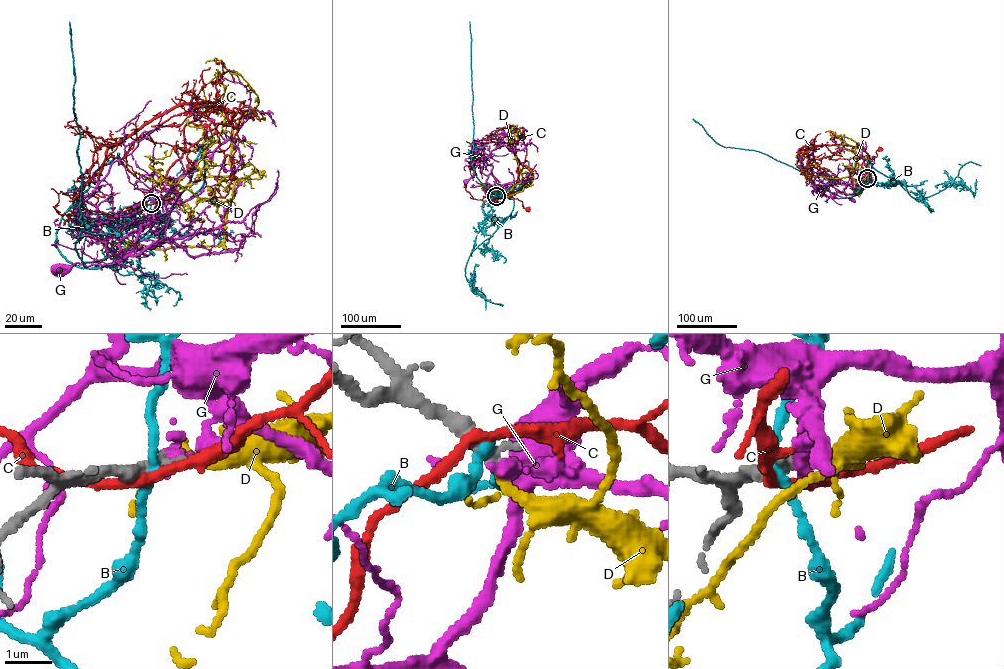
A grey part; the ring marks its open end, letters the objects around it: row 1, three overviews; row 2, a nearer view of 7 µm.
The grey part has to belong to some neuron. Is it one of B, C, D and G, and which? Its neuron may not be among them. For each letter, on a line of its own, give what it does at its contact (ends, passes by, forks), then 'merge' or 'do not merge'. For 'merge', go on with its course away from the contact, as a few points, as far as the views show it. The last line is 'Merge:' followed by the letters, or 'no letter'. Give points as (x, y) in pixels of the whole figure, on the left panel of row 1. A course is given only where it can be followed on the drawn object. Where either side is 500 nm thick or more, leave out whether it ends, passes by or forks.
B: it passes by | do not merge
C: it passes by | do not merge
D: it passes by | merge | via (151, 203), (209, 177), (237, 179), (232, 199), (211, 203), (178, 184), (207, 145), (203, 129), (188, 119)
G: it ends | do not merge
Merge: D

